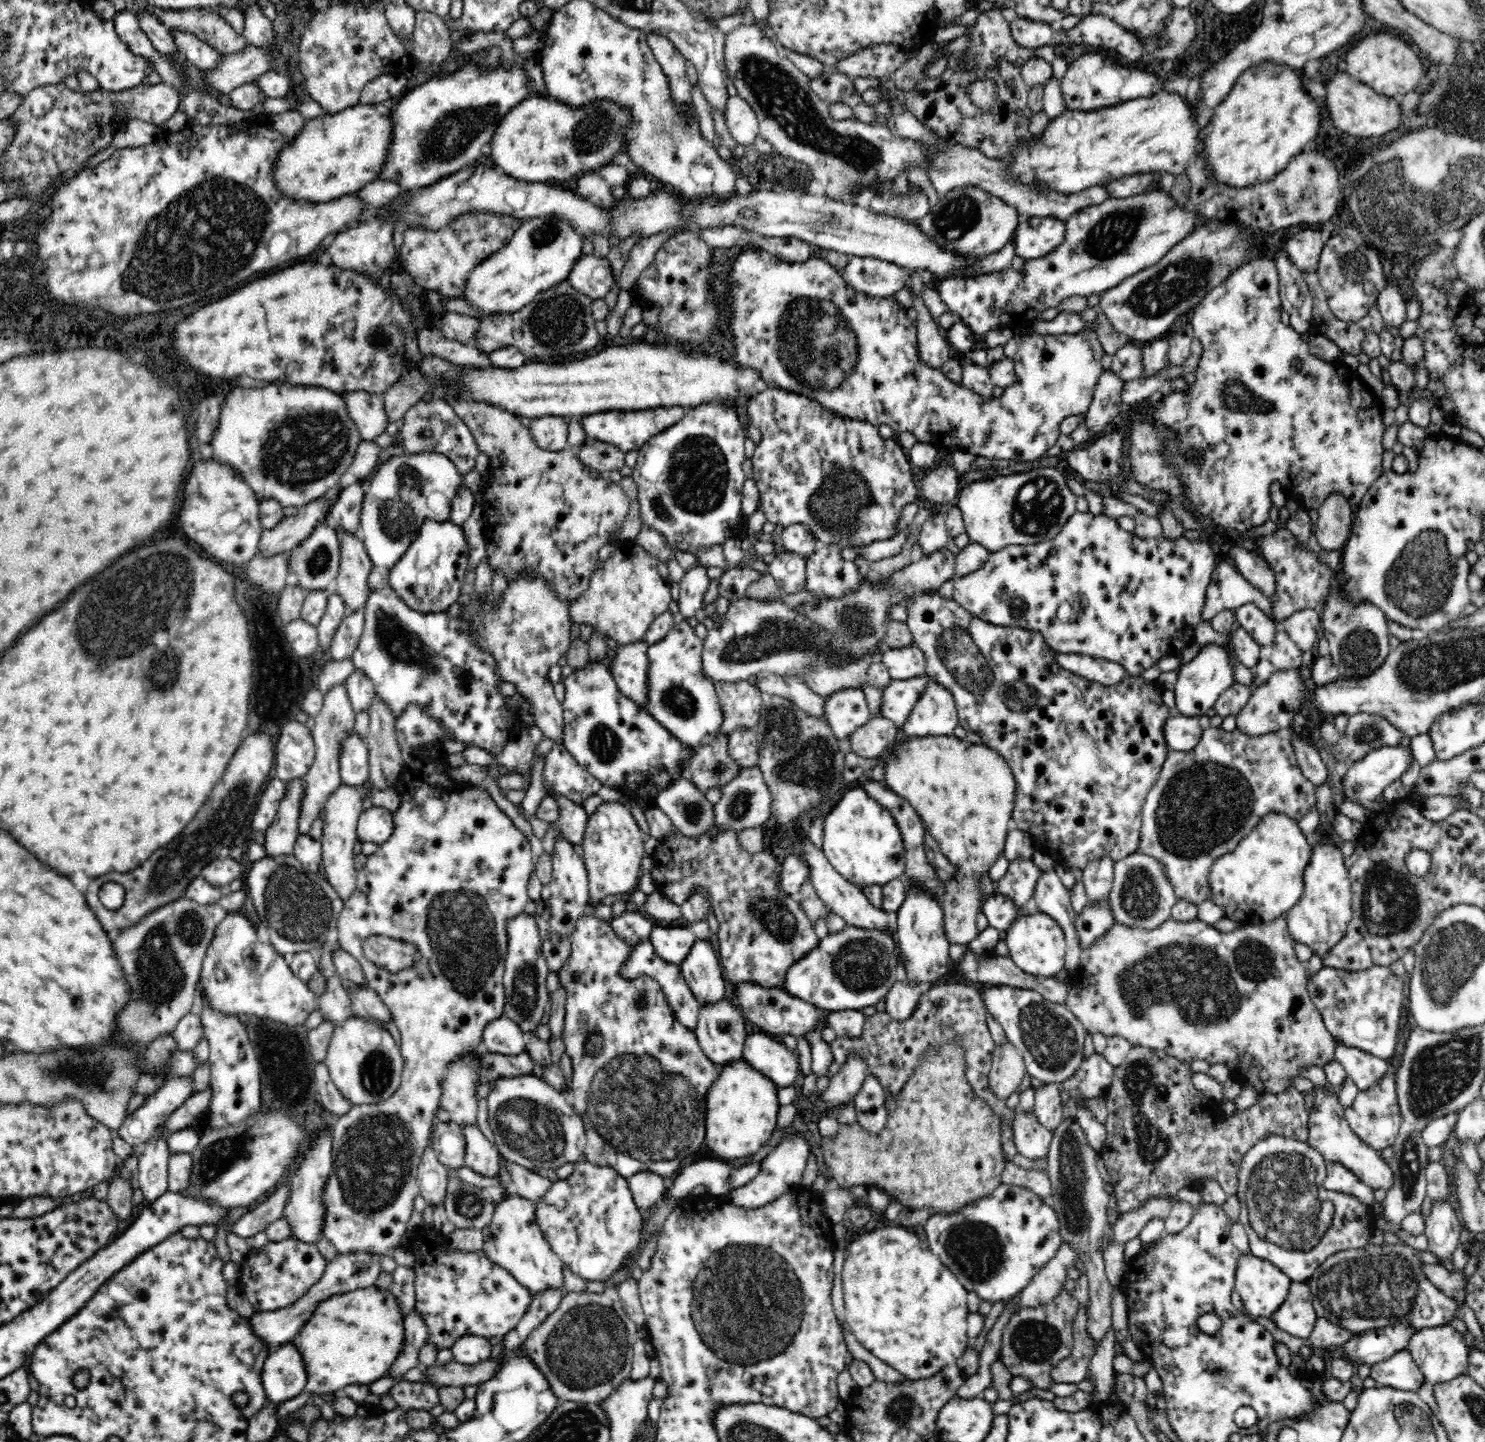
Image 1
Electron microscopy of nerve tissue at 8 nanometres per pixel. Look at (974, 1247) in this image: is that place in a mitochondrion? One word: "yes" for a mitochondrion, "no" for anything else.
yes

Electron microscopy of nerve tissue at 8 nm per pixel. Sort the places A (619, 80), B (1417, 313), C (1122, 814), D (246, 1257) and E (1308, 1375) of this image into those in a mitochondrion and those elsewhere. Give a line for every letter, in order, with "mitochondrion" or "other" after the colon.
A: mitochondrion
B: other
C: other
D: other
E: other

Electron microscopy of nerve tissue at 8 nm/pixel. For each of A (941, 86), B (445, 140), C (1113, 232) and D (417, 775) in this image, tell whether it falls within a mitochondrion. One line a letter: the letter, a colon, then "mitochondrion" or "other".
A: other
B: mitochondrion
C: mitochondrion
D: other

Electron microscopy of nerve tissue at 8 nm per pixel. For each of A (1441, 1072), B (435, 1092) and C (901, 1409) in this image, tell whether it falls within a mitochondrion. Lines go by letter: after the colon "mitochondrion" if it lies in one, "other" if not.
A: mitochondrion
B: other
C: mitochondrion

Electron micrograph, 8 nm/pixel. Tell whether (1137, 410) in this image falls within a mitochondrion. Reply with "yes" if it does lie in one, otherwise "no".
no

